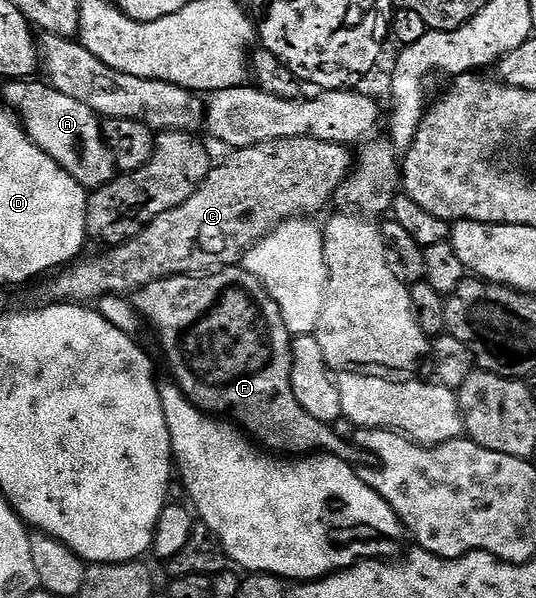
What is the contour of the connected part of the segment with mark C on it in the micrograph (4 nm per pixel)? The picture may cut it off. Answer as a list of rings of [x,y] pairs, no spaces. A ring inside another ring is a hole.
[[[308,135],[235,148],[221,163],[219,160],[213,166],[202,186],[186,202],[178,205],[178,209],[170,209],[170,213],[154,217],[154,221],[150,221],[150,225],[146,225],[142,233],[119,243],[117,247],[108,247],[105,255],[88,259],[85,263],[76,261],[57,270],[44,287],[45,300],[48,303],[92,305],[107,295],[131,296],[150,285],[150,281],[158,281],[171,275],[207,273],[213,269],[239,264],[246,252],[257,241],[270,234],[279,223],[297,217],[315,216],[315,211],[322,210],[327,203],[331,204],[335,200],[336,191],[344,184],[345,177],[354,166],[353,152],[348,151],[351,150],[345,144],[318,141]]]

